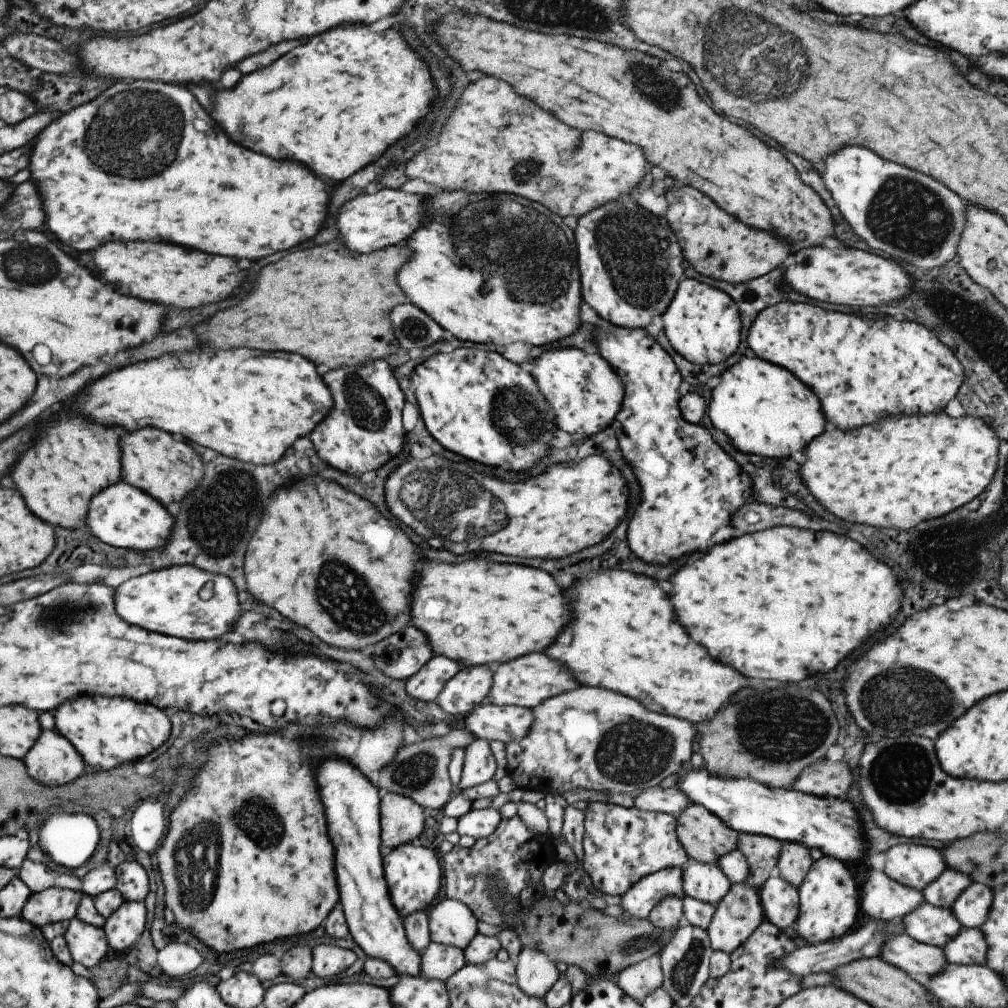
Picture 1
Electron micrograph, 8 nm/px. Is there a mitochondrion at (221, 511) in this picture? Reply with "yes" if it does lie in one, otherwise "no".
yes

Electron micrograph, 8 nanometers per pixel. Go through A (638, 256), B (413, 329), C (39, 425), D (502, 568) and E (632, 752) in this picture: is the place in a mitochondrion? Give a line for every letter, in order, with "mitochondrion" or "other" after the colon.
A: mitochondrion
B: mitochondrion
C: other
D: other
E: mitochondrion

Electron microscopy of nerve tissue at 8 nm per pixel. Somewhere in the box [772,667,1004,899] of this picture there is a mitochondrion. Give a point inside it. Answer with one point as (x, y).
(903, 773)

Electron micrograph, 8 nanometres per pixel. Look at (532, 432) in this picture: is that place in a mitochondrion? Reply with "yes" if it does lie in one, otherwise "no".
yes

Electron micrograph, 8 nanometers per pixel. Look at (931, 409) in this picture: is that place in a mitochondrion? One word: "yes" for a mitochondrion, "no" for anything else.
no

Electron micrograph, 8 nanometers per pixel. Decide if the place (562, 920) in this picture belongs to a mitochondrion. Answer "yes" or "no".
no

